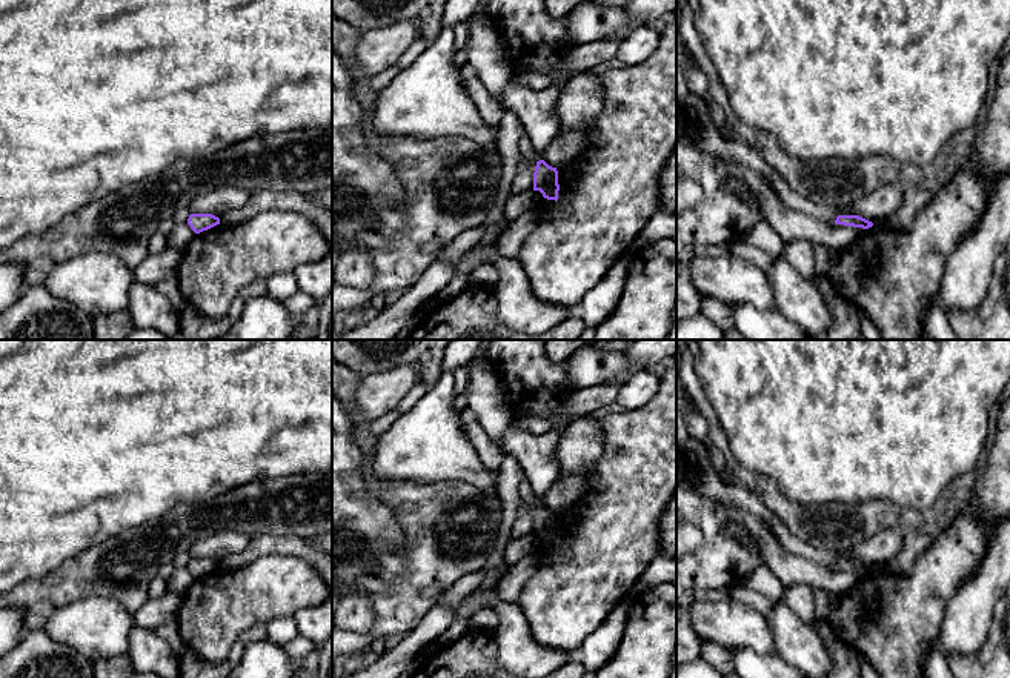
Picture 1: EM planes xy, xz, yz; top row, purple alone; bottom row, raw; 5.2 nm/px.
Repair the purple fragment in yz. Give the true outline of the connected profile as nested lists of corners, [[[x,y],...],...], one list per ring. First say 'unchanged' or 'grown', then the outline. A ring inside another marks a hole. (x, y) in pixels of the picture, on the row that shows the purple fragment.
unchanged; [[[838,215],[835,223],[844,224],[844,226],[862,228],[862,229],[869,229],[873,226],[872,221],[869,221],[859,215]]]

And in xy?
unchanged; [[[191,214],[188,218],[188,224],[195,234],[200,234],[220,224],[220,218],[212,214]]]

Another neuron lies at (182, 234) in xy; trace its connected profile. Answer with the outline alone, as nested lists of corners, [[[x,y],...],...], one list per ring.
[[[175,223],[172,231],[166,235],[168,246],[177,251],[183,251],[194,237],[195,232],[188,223]]]

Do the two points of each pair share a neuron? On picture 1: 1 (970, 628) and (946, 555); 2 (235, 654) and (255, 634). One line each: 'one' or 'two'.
1: two
2: one

